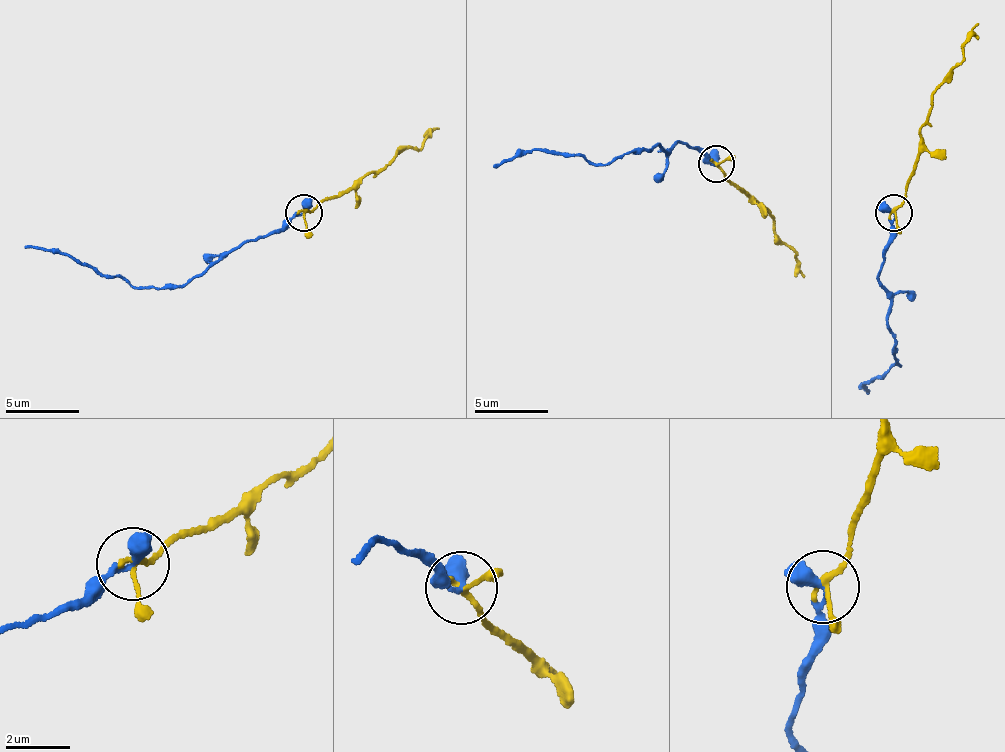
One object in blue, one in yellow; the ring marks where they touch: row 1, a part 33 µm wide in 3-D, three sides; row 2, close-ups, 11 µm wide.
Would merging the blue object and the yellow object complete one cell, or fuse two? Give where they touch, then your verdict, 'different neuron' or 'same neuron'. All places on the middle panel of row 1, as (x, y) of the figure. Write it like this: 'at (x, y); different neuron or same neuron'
at (716, 163); same neuron

